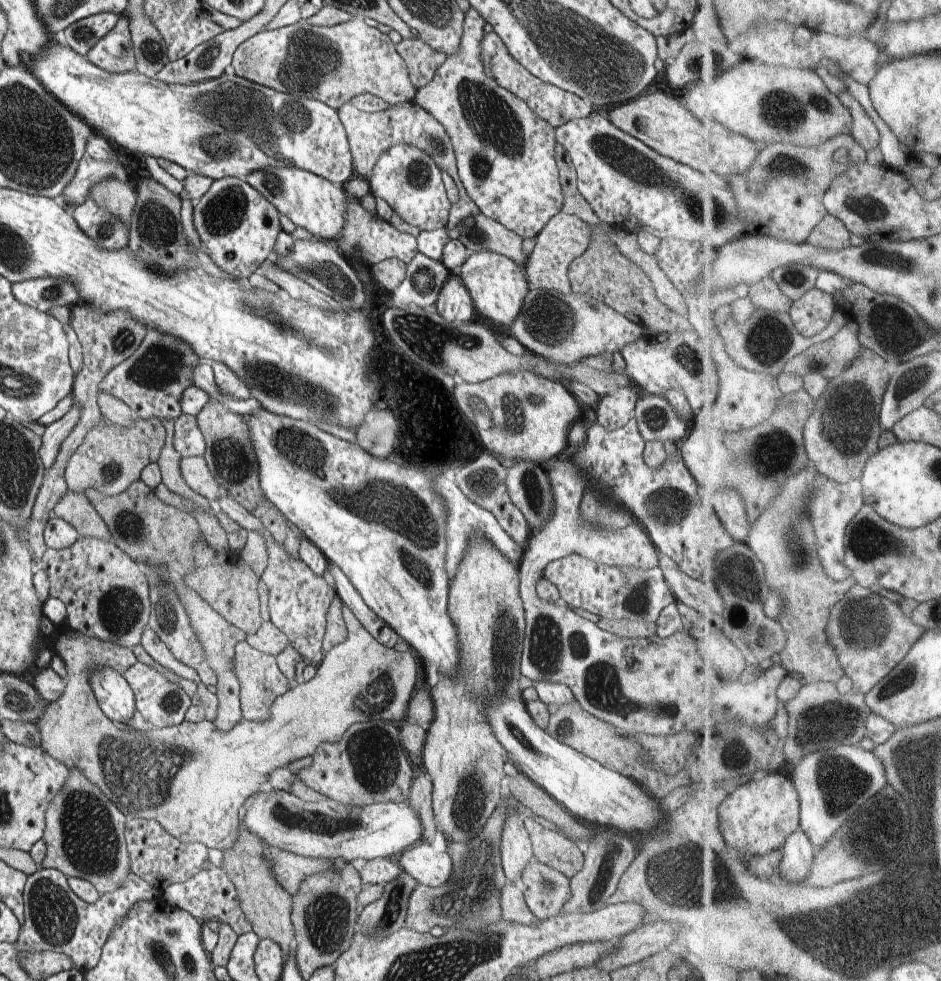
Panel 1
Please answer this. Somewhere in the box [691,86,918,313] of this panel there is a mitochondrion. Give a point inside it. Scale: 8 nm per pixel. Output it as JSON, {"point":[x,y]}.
{"point":[779,108]}

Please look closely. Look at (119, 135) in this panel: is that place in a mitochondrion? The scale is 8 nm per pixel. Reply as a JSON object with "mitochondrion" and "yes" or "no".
{"mitochondrion":"no"}

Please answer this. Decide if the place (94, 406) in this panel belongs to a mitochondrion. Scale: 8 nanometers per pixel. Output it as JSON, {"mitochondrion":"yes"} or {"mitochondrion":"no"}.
{"mitochondrion":"no"}

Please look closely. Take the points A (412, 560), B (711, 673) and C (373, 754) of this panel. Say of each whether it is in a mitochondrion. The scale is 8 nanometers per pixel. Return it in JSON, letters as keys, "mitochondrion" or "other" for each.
{"A":"mitochondrion","B":"other","C":"mitochondrion"}

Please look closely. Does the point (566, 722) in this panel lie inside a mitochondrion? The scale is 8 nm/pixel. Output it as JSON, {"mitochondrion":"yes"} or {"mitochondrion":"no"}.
{"mitochondrion":"yes"}

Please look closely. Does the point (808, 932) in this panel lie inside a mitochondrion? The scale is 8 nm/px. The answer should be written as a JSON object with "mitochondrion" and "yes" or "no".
{"mitochondrion":"yes"}

